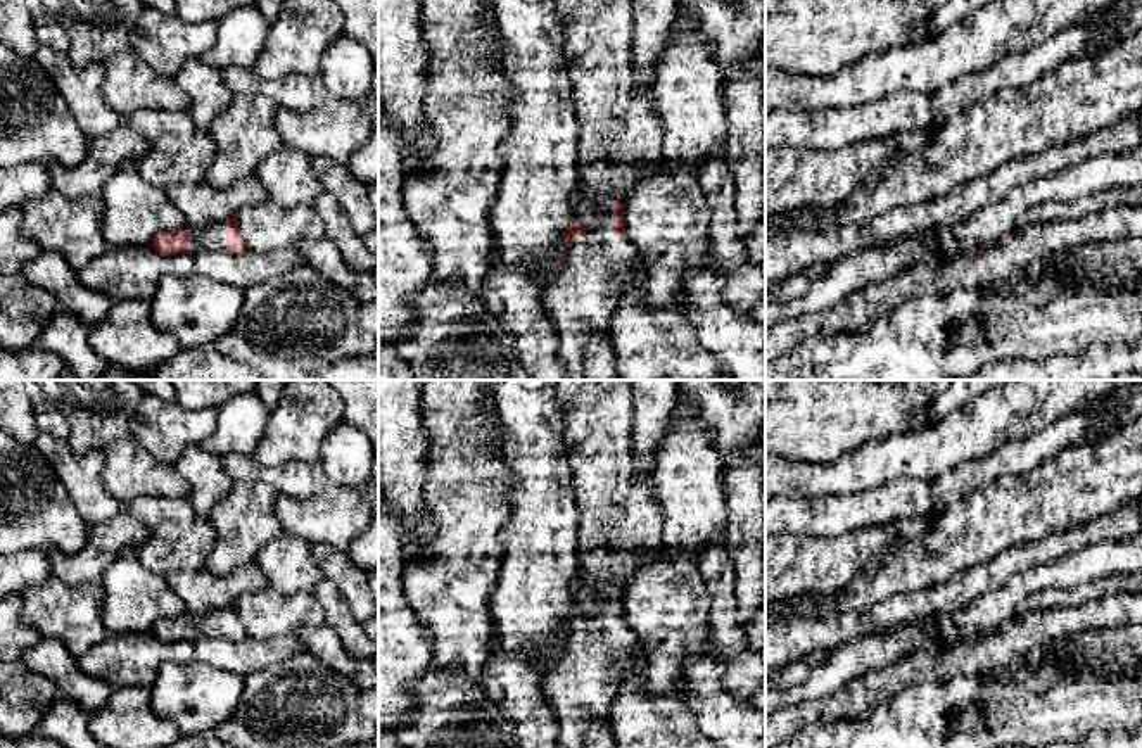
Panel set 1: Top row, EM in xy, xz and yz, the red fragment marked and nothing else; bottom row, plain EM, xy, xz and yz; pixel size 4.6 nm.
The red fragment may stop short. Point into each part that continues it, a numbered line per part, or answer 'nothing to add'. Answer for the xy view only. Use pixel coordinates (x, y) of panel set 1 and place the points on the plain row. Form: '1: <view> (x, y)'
1: xy (213, 624)

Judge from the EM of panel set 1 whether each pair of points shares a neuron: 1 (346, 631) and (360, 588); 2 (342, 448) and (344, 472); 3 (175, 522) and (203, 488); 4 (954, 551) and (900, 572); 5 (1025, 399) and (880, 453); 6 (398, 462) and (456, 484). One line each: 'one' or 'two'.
1: two
2: one
3: two
4: one
5: one
6: two

